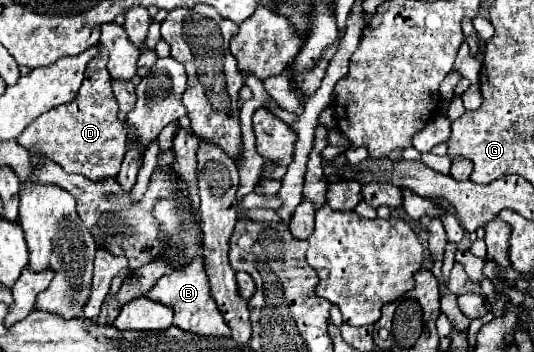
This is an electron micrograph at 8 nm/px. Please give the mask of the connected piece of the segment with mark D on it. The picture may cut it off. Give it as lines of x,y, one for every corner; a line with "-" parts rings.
101,47
101,53
95,59
91,59
87,65
85,81
77,97
67,105
59,105
47,111
17,137
17,141
25,149
41,151
45,157
59,163
65,173
81,173
95,181
105,177
115,177
119,173
123,155
127,151
125,149
127,133
117,119
119,109
105,63
107,63
107,51
103,51

